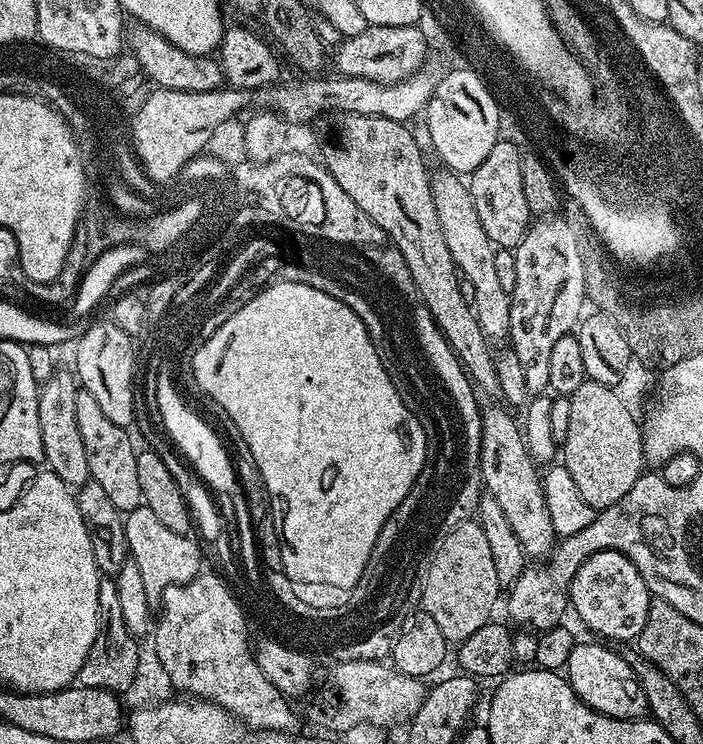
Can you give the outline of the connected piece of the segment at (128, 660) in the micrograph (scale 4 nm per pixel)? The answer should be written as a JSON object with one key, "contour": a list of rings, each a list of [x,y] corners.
{"contour":[[[112,578],[101,579],[98,590],[98,614],[100,615],[100,633],[94,638],[94,646],[90,646],[90,654],[86,654],[86,662],[78,677],[82,687],[97,687],[115,694],[129,691],[134,682],[134,674],[138,667],[138,640],[126,630],[126,622],[122,618],[122,609],[118,603],[116,581]]]}

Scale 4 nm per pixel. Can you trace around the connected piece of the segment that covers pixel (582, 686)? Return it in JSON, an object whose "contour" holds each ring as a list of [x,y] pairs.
{"contour":[[[577,642],[574,650],[570,650],[570,660],[566,669],[568,685],[582,702],[586,702],[586,706],[590,706],[596,712],[619,720],[641,719],[648,712],[648,703],[634,670],[625,662],[619,651],[615,652],[612,649],[615,647],[604,642],[596,643],[600,644]]]}

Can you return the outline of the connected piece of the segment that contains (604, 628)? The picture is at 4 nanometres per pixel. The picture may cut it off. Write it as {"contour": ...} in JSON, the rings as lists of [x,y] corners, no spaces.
{"contour":[[[599,552],[586,558],[574,574],[568,595],[571,611],[576,611],[577,618],[605,641],[635,641],[642,634],[642,626],[646,626],[650,599],[648,587],[642,574],[638,574],[638,570],[621,552]]]}

